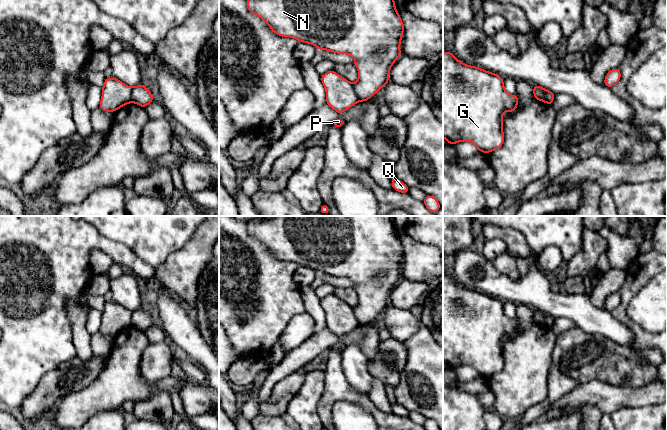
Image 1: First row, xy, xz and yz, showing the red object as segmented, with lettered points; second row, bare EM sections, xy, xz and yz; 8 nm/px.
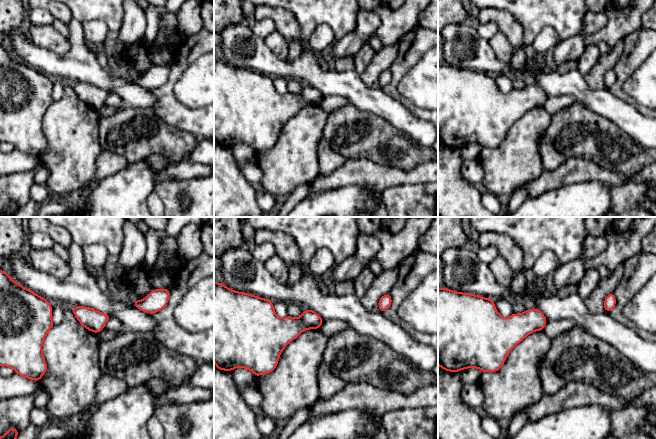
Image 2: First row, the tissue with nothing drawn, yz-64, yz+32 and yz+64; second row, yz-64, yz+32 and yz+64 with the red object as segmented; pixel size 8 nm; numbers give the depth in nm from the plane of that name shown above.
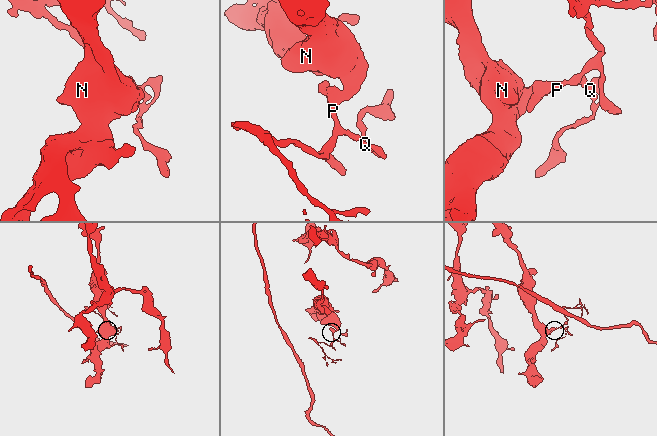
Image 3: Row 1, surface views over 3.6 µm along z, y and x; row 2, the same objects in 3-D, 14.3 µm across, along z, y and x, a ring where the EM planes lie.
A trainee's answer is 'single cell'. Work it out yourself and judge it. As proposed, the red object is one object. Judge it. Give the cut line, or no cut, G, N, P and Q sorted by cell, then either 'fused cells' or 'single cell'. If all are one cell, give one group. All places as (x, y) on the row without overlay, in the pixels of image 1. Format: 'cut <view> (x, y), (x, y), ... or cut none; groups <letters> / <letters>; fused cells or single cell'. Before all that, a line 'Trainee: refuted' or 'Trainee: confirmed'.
Trainee: refuted
cut yz (533, 311), (538, 311), (543, 316), (542, 324); groups G N / P Q; fused cells

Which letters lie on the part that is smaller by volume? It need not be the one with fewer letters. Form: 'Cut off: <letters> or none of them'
Cut off: P, Q

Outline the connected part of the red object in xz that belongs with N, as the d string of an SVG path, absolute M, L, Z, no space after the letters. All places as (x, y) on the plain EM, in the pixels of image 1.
M264 216L247 222L246 227L248 235L264 244L278 260L292 261L314 269L318 274L352 280L359 299L354 315L361 326L369 324L389 306L390 292L401 280L404 248L397 237L392 216Z

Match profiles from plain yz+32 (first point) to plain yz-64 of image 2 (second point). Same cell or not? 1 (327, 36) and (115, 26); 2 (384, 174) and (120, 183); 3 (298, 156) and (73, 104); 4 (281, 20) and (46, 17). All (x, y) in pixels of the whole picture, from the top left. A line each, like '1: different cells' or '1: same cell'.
1: different cells
2: different cells
3: same cell
4: different cells

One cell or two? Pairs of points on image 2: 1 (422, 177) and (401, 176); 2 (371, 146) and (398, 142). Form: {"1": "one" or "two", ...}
{"1": "one", "2": "one"}

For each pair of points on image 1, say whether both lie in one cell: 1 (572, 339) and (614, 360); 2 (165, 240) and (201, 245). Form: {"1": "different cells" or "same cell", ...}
{"1": "same cell", "2": "different cells"}

